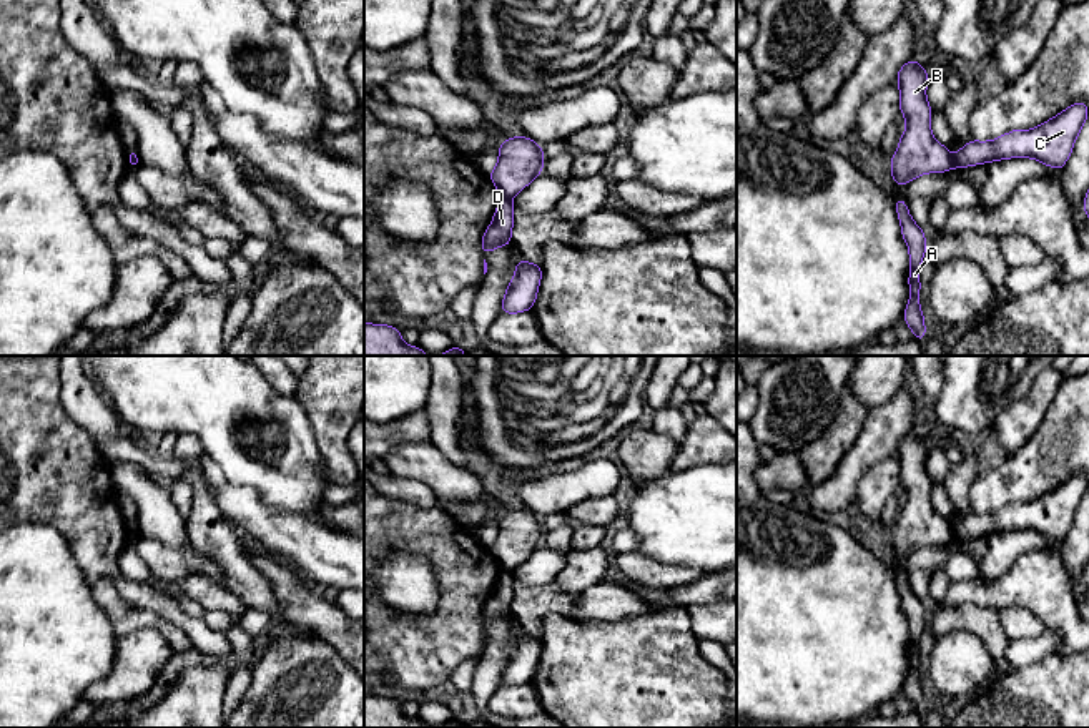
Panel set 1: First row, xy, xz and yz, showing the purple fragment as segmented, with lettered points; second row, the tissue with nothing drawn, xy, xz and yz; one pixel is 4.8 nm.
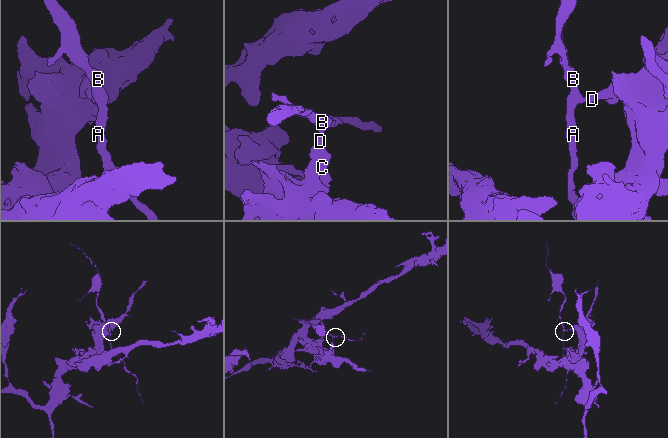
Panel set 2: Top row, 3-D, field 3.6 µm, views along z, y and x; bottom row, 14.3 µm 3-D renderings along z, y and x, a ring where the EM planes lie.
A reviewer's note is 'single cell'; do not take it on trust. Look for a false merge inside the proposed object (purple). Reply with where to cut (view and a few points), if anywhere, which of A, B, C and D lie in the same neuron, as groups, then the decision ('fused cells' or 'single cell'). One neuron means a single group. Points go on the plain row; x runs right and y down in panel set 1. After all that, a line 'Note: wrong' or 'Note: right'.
cut yz (951, 529), (955, 539); groups A B / C D; fused cells
Note: wrong

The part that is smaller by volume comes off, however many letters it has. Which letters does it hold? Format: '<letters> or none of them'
A, B

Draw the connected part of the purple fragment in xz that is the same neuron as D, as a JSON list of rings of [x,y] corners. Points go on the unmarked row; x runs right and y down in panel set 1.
[[[502,570],[499,578],[495,580],[492,595],[485,602],[480,622],[482,627],[490,625],[500,618],[507,618],[512,615],[512,598],[514,598],[514,580],[512,573]]]

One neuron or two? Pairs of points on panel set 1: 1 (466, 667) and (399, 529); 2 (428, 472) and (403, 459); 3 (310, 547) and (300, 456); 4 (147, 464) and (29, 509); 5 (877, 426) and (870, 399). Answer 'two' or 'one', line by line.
1: two
2: one
3: two
4: two
5: two

